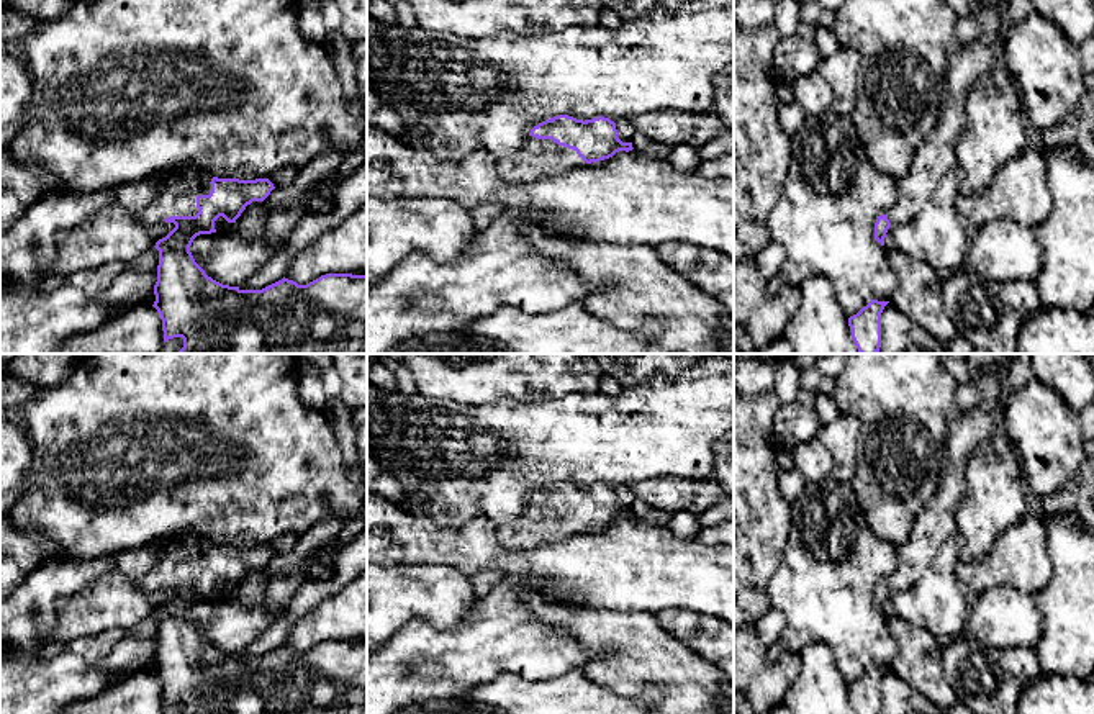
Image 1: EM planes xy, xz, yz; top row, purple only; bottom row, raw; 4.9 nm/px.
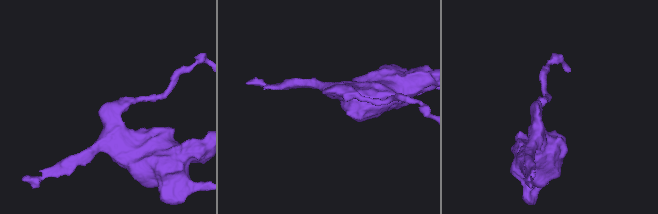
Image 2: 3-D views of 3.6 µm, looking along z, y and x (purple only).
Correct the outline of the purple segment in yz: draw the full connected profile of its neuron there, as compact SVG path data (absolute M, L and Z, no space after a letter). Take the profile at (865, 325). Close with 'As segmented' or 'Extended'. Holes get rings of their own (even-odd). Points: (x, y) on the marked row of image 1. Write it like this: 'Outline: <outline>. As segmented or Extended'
Outline: M871 300L848 318L852 339L860 354L878 354L881 347L881 313L889 301Z. As segmented

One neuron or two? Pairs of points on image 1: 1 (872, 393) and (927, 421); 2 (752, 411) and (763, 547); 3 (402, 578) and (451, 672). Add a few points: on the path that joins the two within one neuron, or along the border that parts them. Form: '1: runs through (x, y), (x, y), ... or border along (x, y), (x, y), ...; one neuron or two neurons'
1: runs through (885, 393), (899, 393), (914, 408); one neuron
2: runs through (752, 446), (752, 513); one neuron
3: border along (462, 616), (449, 628), (411, 621), (390, 639); two neurons

